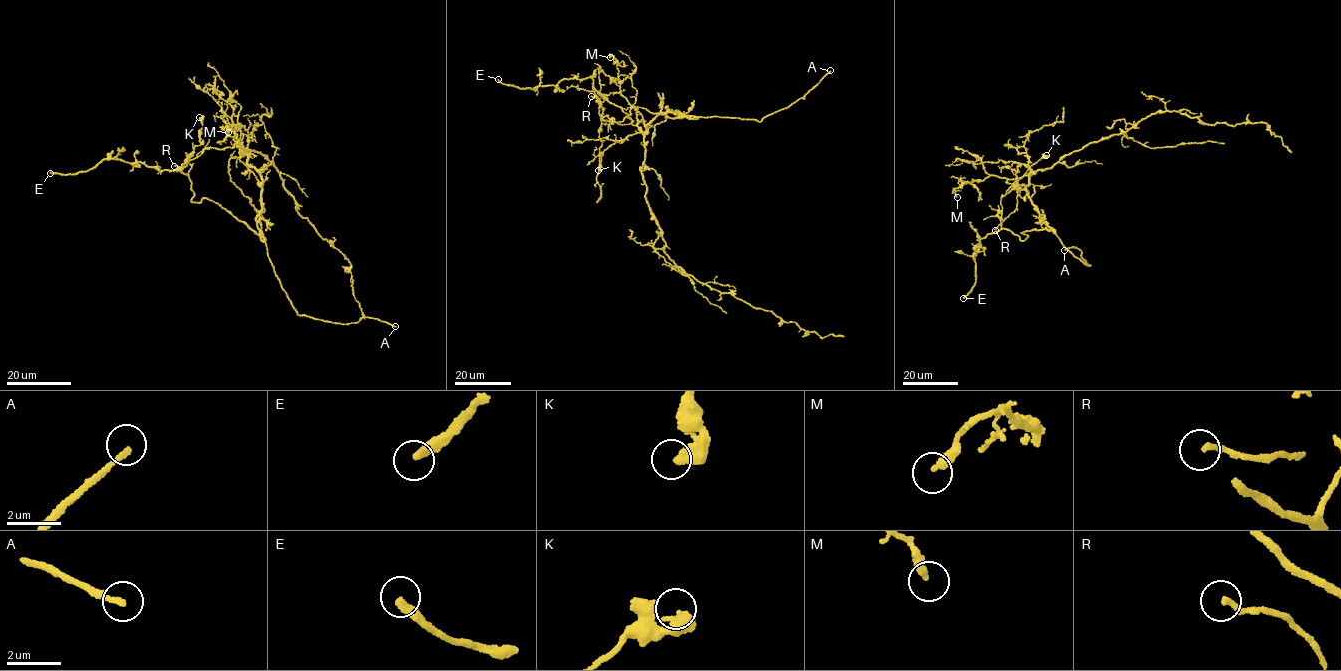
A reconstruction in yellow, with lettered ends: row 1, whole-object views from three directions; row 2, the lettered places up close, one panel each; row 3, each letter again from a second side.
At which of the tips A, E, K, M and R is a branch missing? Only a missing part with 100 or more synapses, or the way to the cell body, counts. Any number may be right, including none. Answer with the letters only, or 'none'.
A, E

